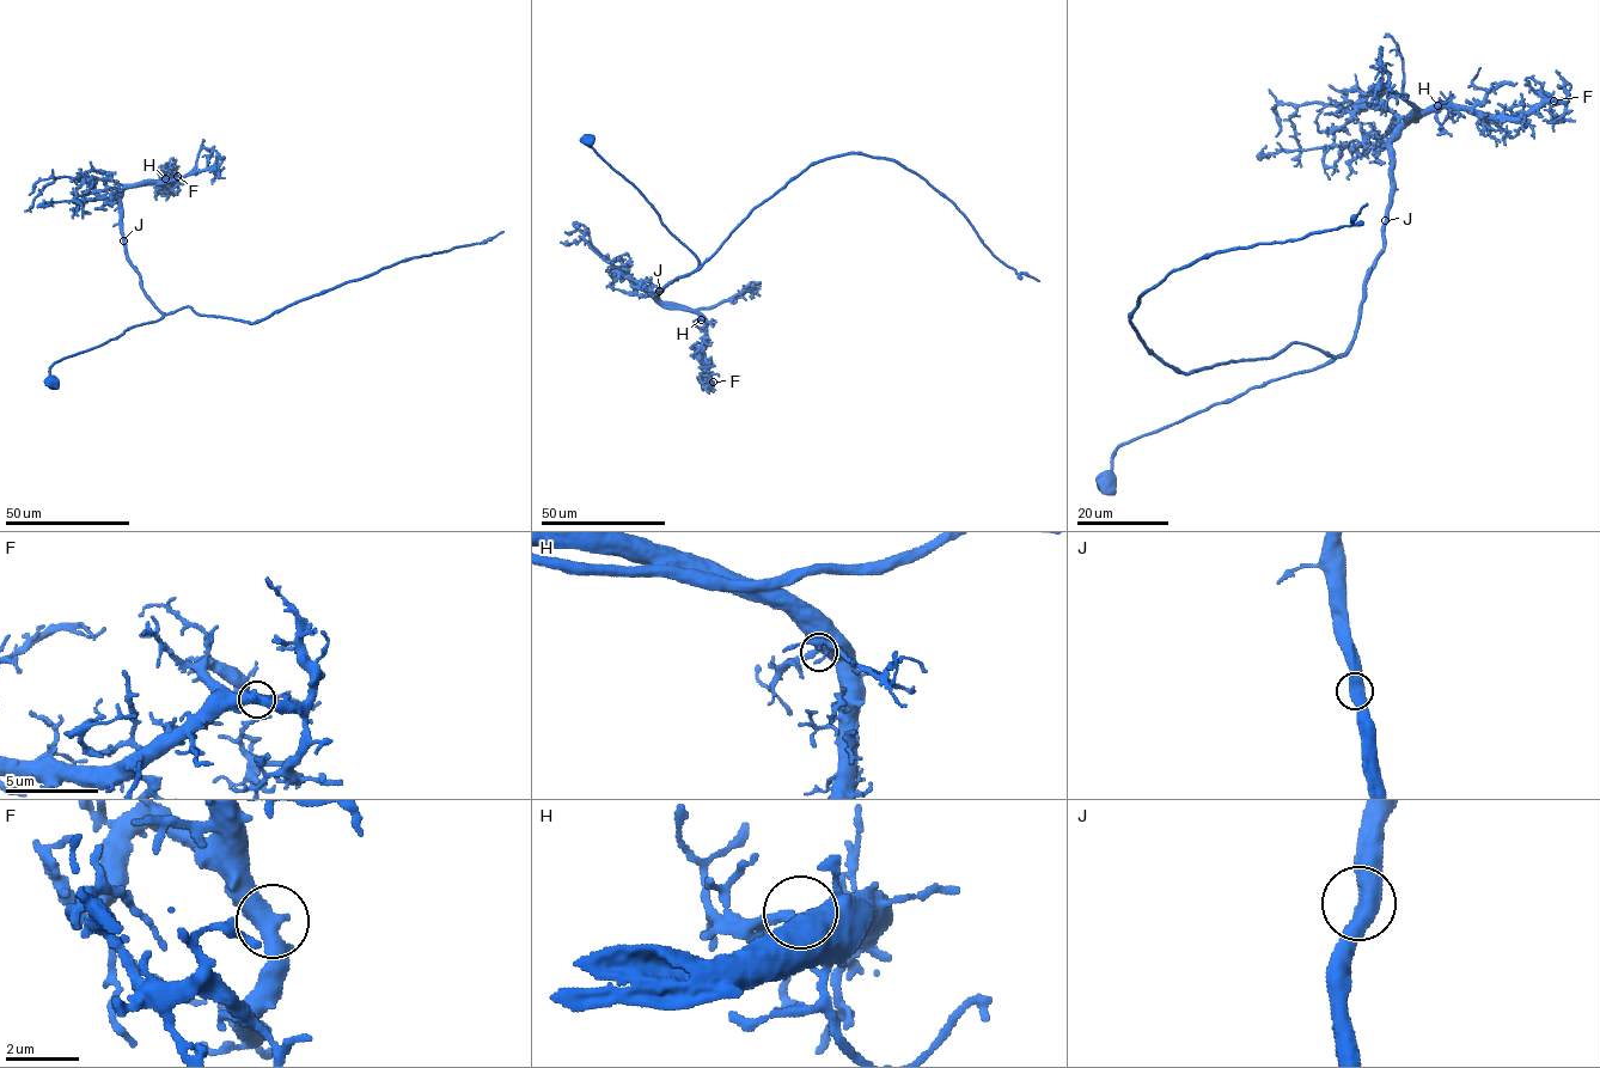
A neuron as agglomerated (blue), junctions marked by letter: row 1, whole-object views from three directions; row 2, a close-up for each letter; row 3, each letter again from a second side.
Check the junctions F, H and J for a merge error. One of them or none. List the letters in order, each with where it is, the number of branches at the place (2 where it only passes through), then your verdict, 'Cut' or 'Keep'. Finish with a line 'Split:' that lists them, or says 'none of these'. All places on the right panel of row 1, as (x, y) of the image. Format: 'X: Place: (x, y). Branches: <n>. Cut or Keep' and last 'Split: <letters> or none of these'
F: Place: (1553, 101). Branches: 2. Keep
H: Place: (1437, 105). Branches: 2. Keep
J: Place: (1385, 220). Branches: 2. Keep
Split: none of these

